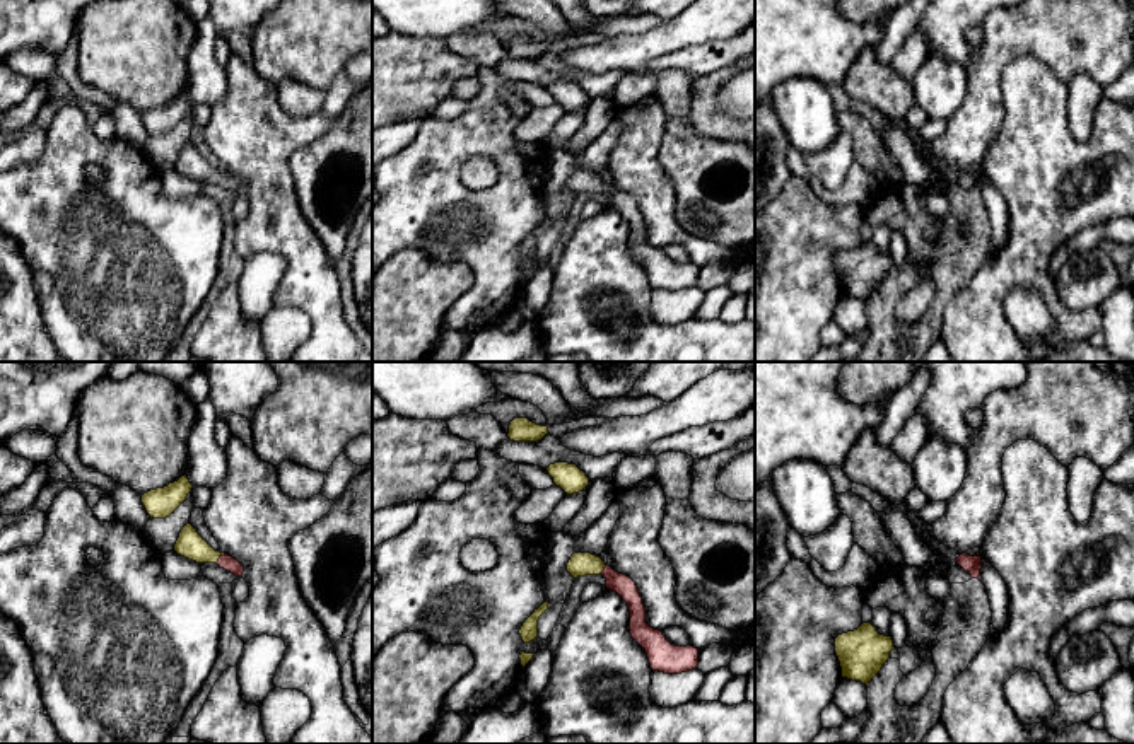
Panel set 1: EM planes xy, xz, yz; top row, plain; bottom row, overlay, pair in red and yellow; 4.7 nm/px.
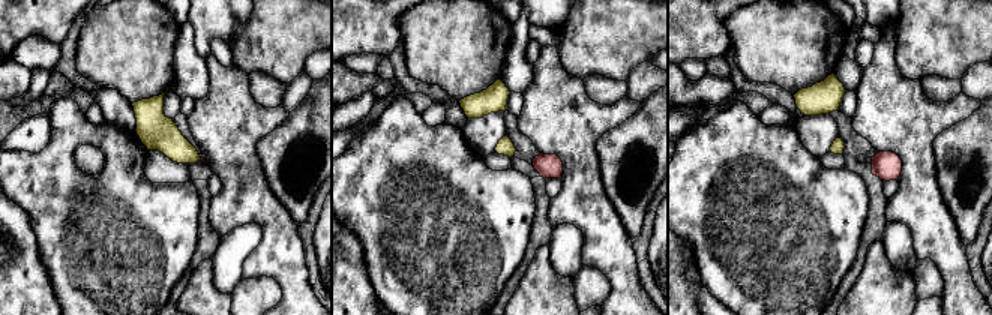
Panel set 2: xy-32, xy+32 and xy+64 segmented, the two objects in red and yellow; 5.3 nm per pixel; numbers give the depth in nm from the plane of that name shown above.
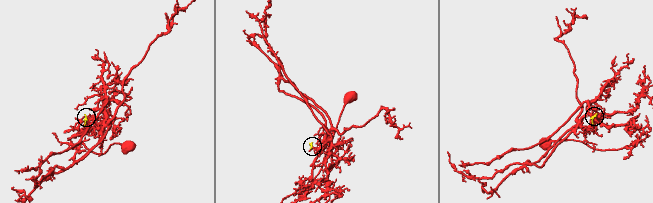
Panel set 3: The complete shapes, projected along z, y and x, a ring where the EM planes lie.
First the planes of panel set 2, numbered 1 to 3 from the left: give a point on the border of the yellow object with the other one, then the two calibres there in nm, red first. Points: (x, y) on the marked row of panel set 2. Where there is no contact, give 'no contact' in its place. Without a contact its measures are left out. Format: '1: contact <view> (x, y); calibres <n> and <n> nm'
1: no contact
2: no contact
3: no contact

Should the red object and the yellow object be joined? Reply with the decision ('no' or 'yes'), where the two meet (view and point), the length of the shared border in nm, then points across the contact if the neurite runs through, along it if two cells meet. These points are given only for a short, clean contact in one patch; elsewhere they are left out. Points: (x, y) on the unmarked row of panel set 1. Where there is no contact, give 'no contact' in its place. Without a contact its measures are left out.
yes | xy (219, 176) | 70 nm | across xy (226, 180), (219, 176), (190, 162)

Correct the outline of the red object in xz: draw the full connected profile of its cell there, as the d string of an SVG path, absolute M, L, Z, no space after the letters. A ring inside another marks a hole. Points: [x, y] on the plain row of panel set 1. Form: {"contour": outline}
{"contour": "M574 171L567 181L567 189L577 196L586 193L603 193L606 206L617 210L630 229L630 253L646 268L651 287L664 292L681 292L699 283L699 266L671 263L663 249L646 241L646 225L635 200L615 189L599 174L591 171Z"}

